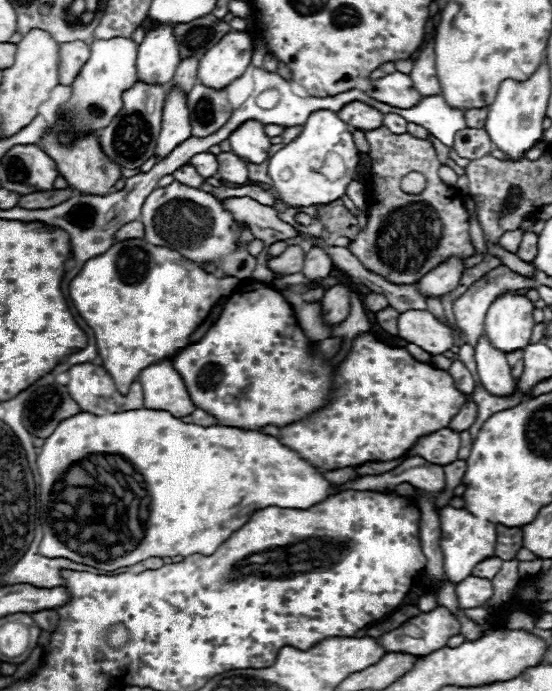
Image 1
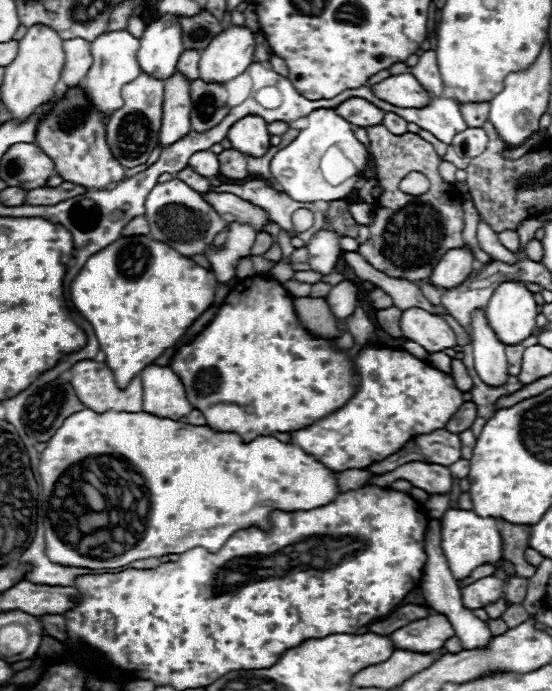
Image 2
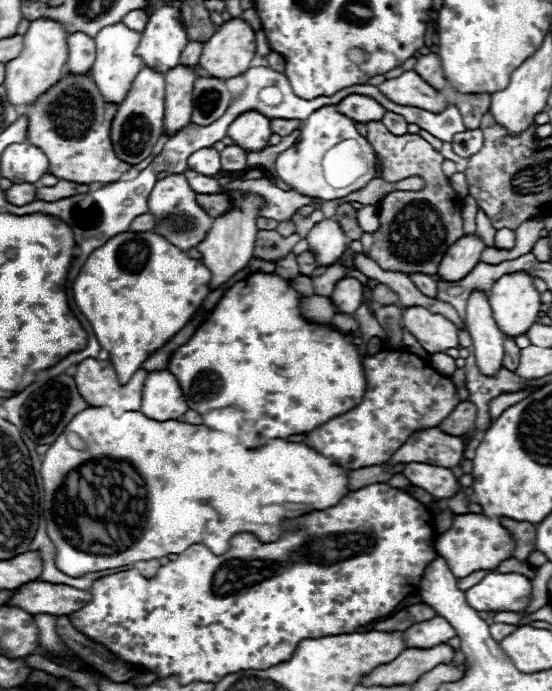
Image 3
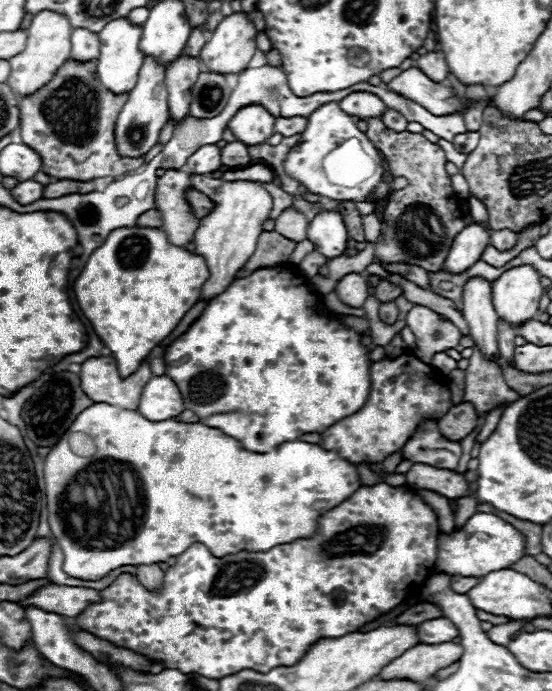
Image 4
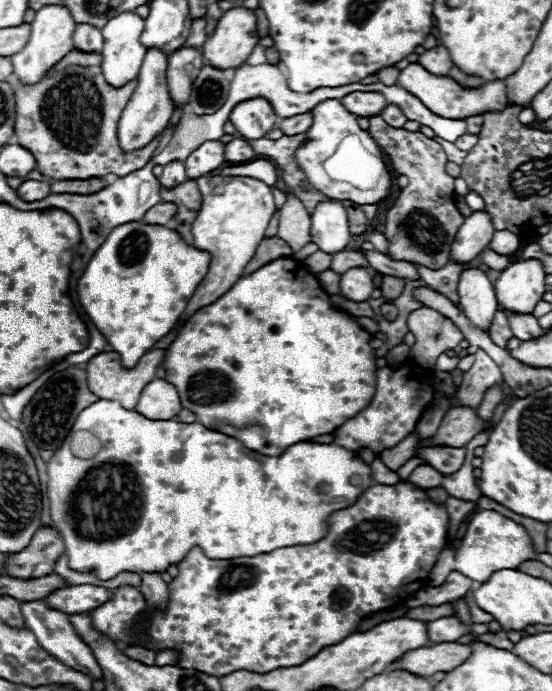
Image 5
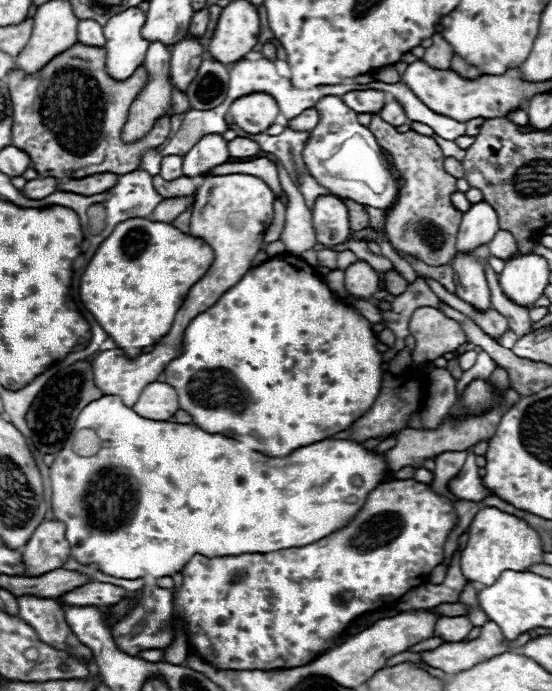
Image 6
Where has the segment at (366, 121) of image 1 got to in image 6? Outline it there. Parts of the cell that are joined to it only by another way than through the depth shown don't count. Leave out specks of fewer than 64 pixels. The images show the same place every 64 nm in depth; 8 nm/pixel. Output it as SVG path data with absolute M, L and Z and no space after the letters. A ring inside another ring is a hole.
M354 90L354 92L346 92L342 96L342 100L344 100L344 104L348 104L348 108L352 108L358 114L360 112L376 114L386 104L386 96L380 90Z

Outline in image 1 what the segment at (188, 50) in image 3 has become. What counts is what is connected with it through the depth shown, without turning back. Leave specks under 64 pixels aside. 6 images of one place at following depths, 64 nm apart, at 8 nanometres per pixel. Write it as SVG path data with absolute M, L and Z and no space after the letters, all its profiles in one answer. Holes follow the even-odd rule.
M194 56L182 58L178 68L176 68L176 74L174 74L172 82L180 84L186 92L190 92L192 84L196 84L196 72L198 72L198 58L194 58Z

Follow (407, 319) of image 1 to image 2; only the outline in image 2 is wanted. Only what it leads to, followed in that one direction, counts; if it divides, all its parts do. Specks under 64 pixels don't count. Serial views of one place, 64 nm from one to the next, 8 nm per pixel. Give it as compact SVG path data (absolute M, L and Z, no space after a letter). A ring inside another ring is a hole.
M408 308L402 312L400 328L404 338L414 340L428 352L442 352L456 346L456 336L442 316L430 314L422 308Z

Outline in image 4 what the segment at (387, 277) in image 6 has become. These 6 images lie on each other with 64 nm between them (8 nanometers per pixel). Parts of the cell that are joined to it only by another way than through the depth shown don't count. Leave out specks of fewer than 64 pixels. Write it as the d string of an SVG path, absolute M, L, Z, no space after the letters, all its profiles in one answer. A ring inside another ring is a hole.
M386 278L376 286L376 292L374 292L374 296L376 296L380 302L392 302L392 300L396 300L400 294L402 294L400 286L392 284L392 282L386 280Z

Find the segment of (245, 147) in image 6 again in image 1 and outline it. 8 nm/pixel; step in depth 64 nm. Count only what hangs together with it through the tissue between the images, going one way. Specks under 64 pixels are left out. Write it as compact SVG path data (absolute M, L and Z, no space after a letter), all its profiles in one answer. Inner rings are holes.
M222 152L218 158L218 178L234 184L246 184L248 182L248 164L236 156L234 152Z

